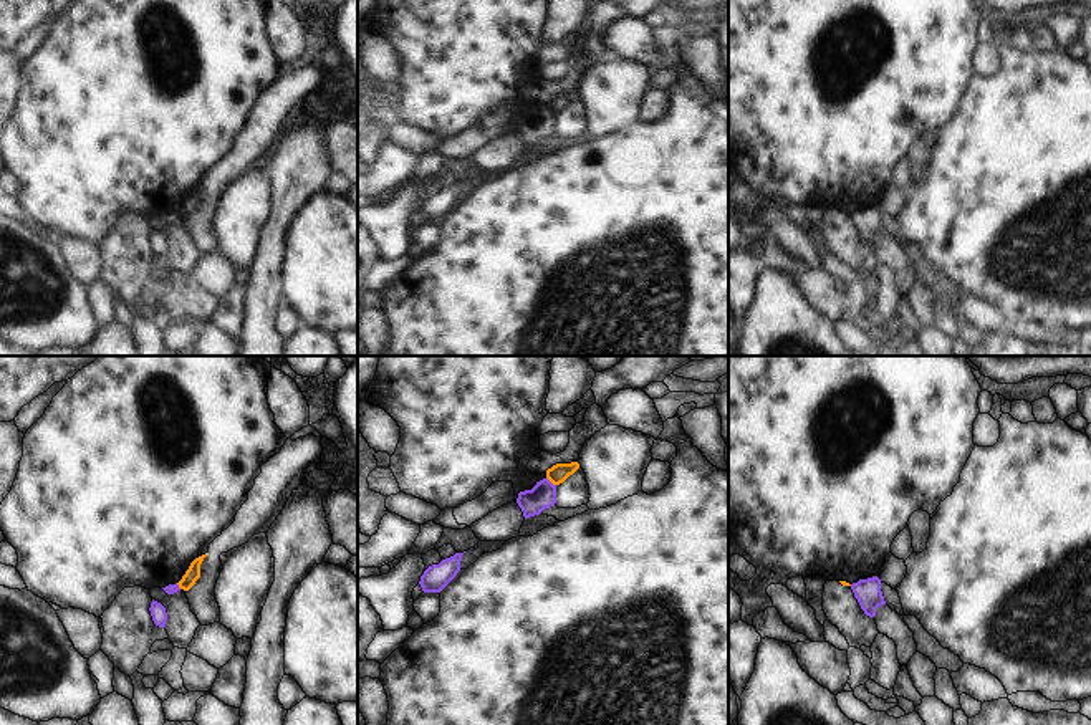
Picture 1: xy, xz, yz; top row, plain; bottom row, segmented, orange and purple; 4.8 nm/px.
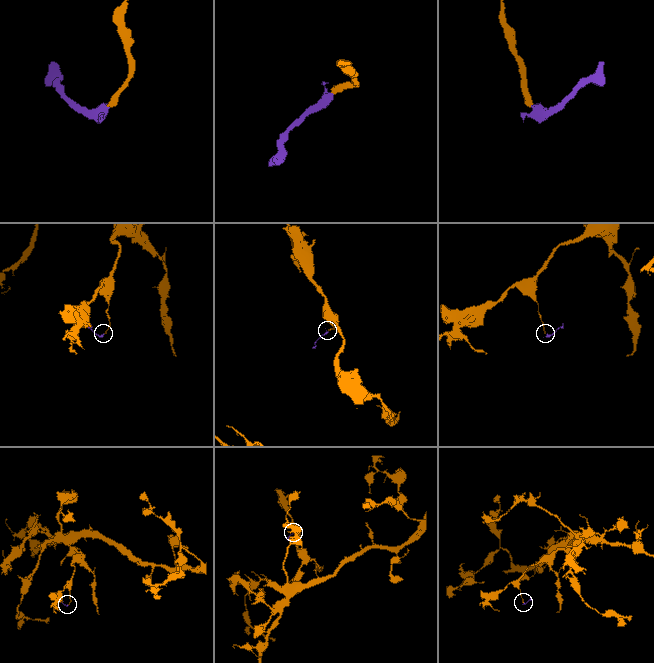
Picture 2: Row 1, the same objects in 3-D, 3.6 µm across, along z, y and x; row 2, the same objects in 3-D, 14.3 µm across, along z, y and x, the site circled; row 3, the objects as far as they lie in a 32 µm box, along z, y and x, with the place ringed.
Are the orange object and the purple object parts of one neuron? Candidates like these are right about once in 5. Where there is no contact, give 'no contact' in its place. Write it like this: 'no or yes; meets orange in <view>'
no; meets orange in xz

